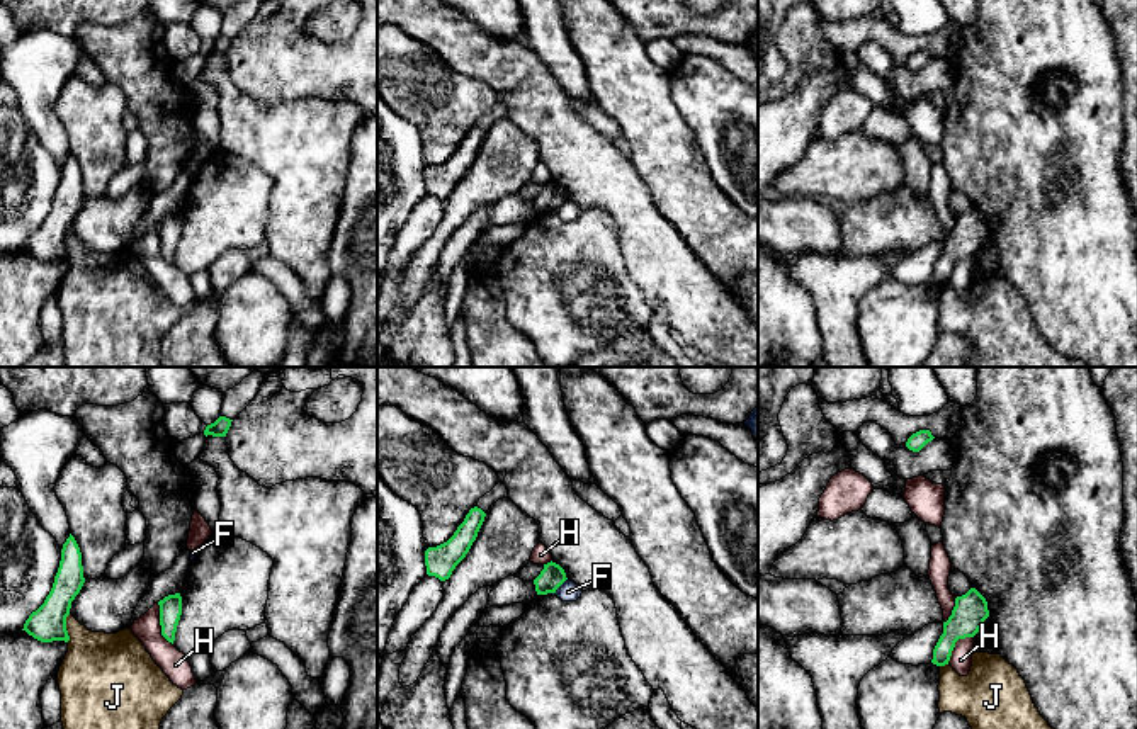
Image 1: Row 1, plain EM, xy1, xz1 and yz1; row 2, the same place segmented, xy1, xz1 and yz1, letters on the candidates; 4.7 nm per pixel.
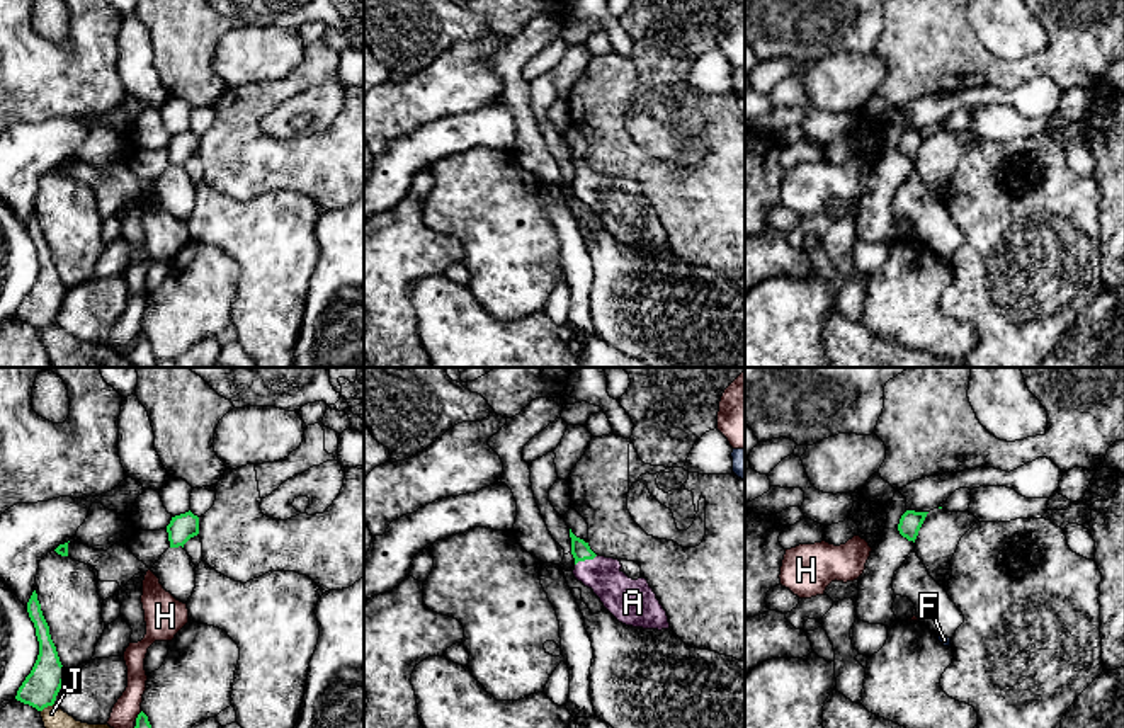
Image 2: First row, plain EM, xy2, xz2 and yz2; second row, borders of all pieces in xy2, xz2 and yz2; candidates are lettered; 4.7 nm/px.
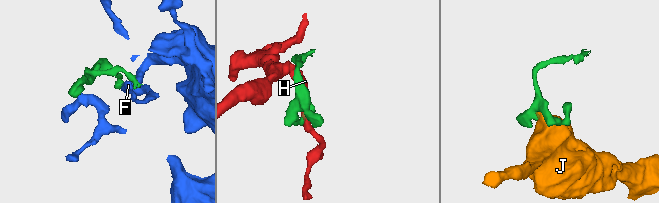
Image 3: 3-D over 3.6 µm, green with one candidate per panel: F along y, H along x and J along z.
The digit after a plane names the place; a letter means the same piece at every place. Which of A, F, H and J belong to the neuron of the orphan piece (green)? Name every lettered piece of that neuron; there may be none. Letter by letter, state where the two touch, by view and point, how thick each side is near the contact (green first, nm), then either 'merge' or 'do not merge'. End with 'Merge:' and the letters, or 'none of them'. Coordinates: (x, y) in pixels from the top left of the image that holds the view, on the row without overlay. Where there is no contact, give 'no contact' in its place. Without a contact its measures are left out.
A: contact xz2 (585, 177); calibres 90 and 190 nm; merge
F: contact xz1 (561, 203); calibres 110 and 100 nm; do not merge
H: contact xy1 (160, 243); calibres 110 and 130 nm; do not merge
J: contact xy1 (65, 247); calibres 170 and 340 nm; do not merge
Merge: A

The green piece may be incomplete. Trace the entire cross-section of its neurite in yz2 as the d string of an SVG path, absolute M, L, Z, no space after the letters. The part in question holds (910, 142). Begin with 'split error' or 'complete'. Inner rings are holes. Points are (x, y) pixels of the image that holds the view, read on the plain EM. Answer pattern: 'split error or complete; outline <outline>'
complete; outline M906 129L901 138L900 138L900 143L898 143L898 150L903 156L906 156L908 160L913 160L917 158L918 155L918 150L925 139L928 131L915 131L915 129Z

